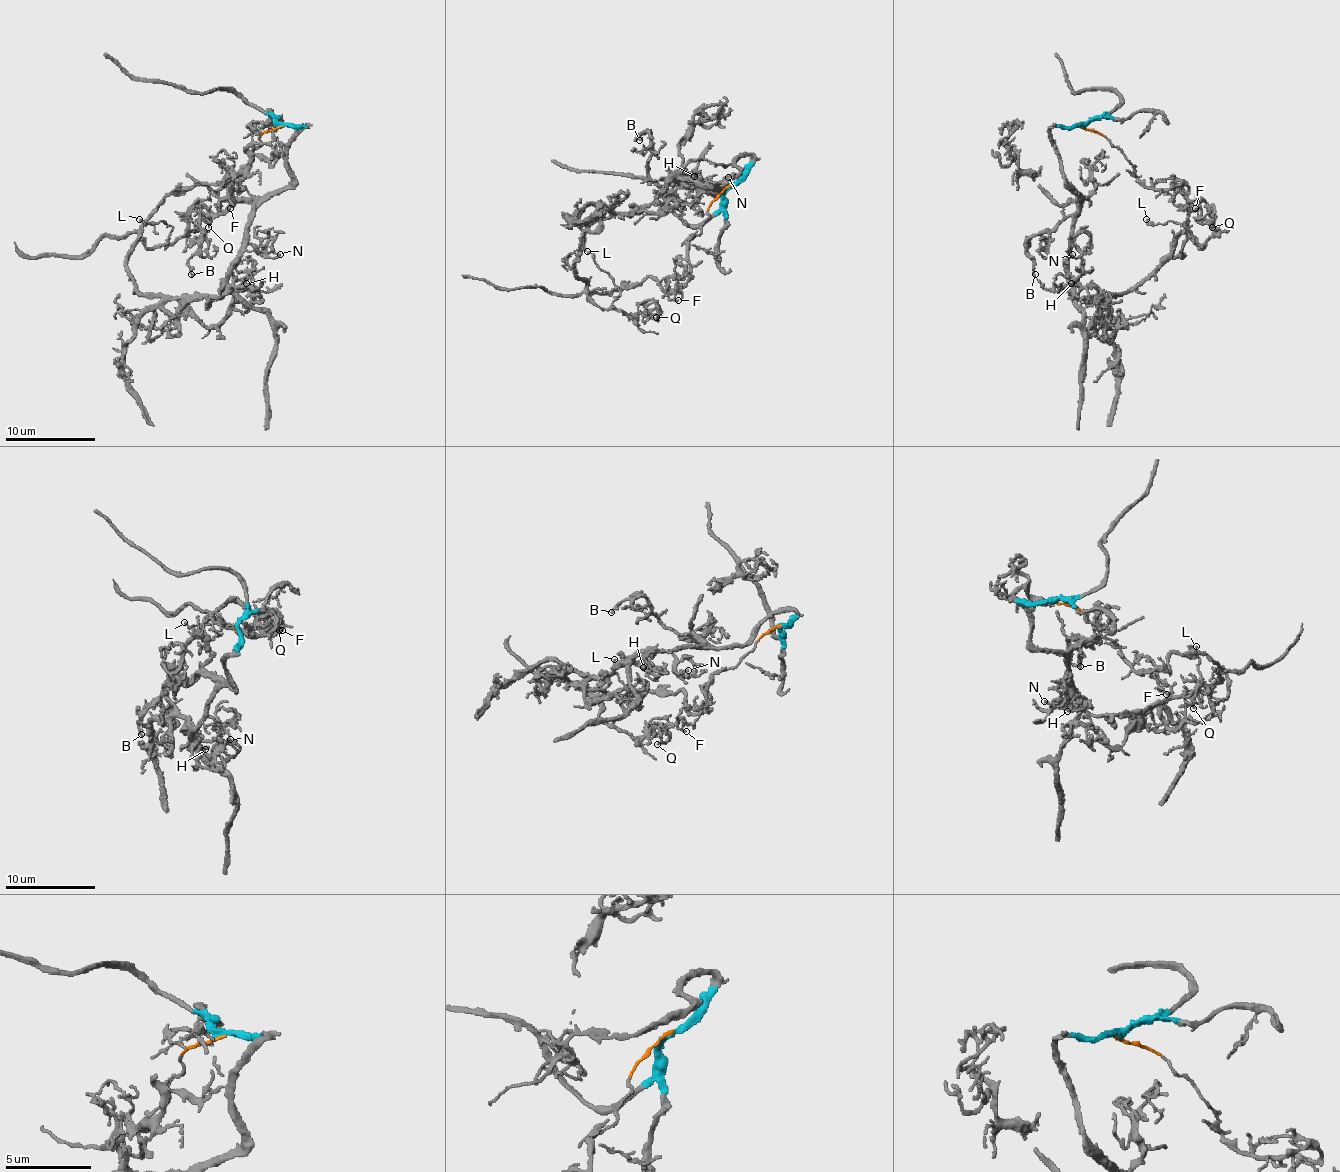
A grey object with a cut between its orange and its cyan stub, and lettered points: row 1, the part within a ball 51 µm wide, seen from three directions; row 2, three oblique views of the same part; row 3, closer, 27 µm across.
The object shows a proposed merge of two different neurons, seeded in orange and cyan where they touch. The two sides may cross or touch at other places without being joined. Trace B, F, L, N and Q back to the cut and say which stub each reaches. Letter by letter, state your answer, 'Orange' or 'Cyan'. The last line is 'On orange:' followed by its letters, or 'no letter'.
B: Cyan
F: Orange
L: Orange
N: Cyan
Q: Orange
On orange: F, L, Q

